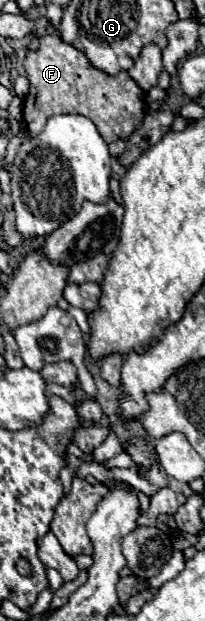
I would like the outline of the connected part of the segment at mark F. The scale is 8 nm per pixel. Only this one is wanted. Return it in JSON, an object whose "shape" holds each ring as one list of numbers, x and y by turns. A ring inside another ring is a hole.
{"shape":[[60,36,40,38,38,50,28,50,24,70,30,80,30,92,24,98,24,124,30,136,40,134,44,120,54,114,82,114,96,124,106,142,114,142,118,138,130,138,146,116,146,96,126,70,110,76,94,68,84,52,76,50]]}

